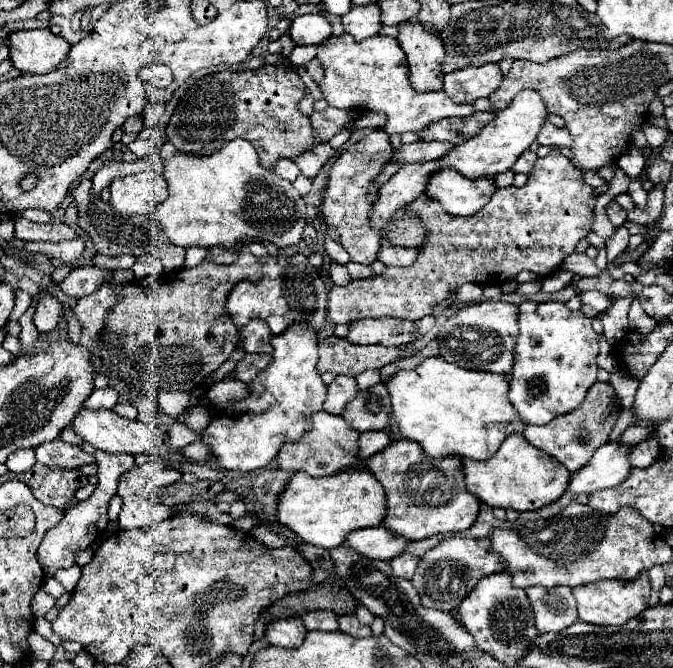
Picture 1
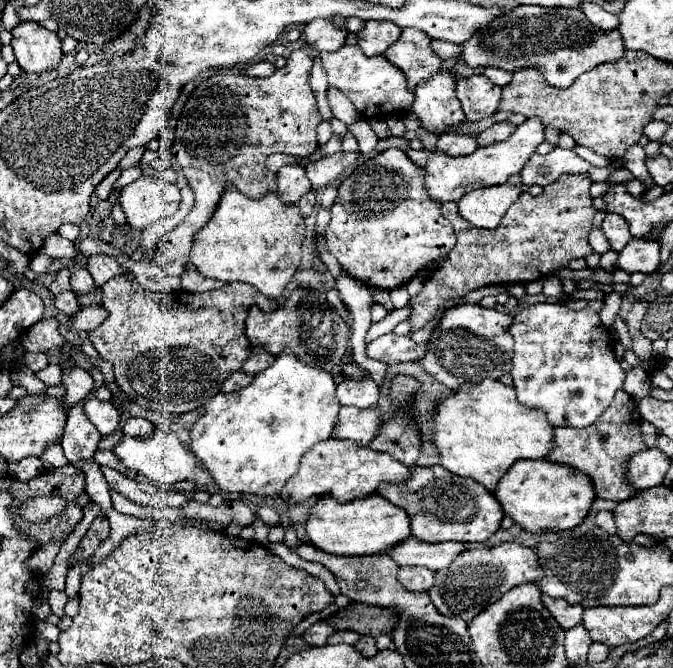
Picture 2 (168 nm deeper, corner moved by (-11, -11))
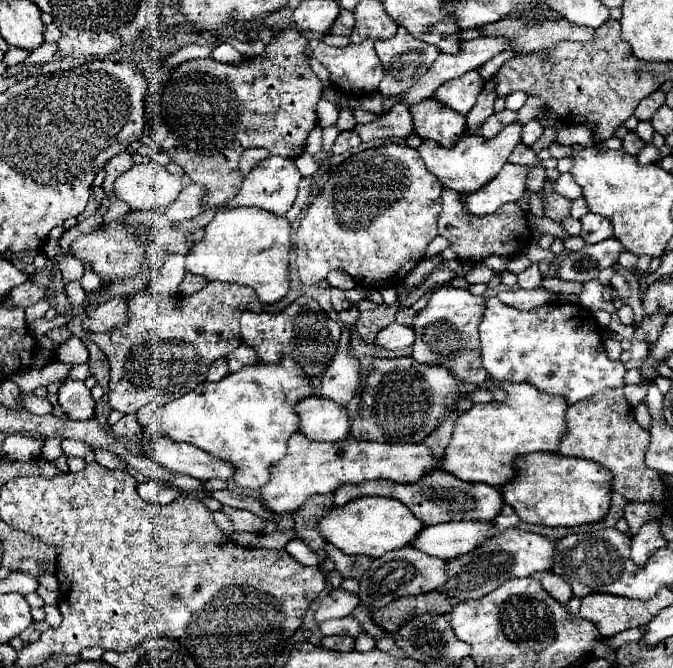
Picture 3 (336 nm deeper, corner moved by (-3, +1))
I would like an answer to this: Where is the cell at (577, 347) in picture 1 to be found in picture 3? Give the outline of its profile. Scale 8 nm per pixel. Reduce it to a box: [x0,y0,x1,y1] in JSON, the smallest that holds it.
[479,296,625,404]

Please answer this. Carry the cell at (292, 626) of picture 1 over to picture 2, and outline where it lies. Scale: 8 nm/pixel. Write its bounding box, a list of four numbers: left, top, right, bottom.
[303,622,333,646]

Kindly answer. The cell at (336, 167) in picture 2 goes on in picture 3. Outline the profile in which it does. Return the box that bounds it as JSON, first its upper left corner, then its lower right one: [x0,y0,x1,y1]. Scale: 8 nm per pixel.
[333,130,361,154]

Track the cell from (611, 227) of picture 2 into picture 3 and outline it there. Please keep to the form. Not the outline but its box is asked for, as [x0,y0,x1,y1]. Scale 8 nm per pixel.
[579,212,611,244]

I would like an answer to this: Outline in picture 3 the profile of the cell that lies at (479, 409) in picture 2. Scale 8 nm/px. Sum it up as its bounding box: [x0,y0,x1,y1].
[443,382,567,488]

